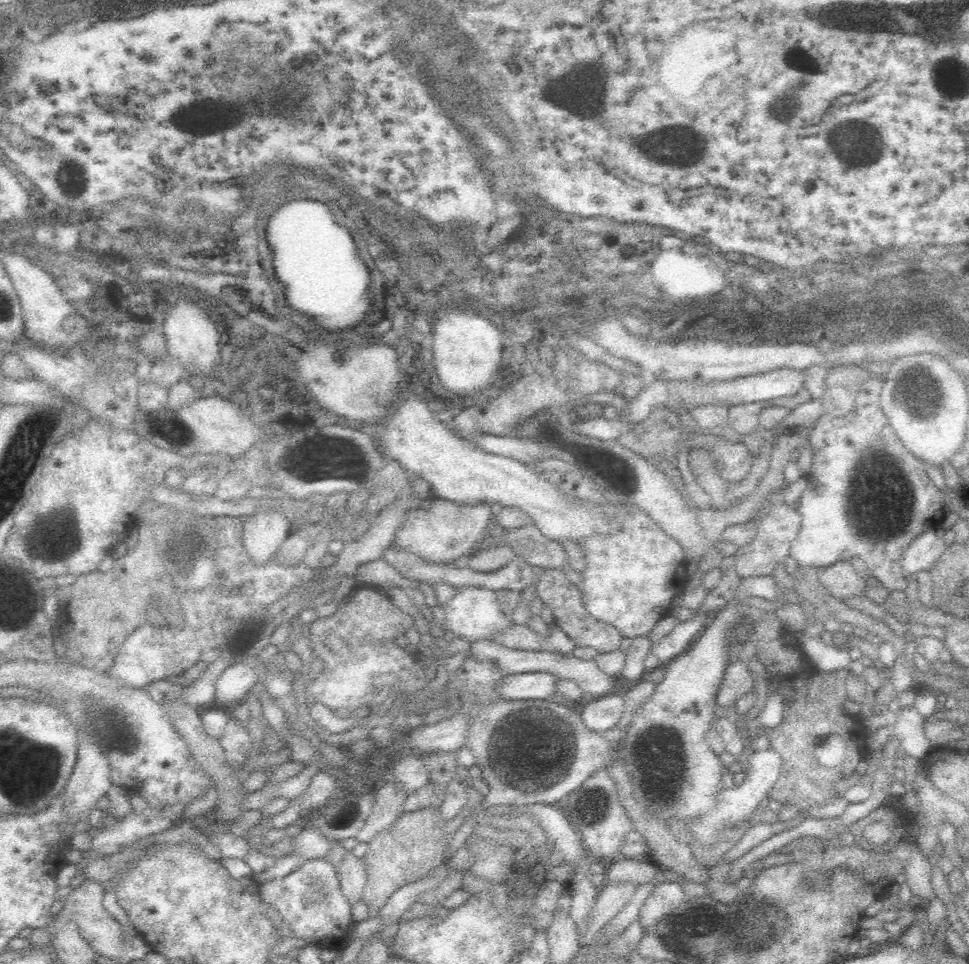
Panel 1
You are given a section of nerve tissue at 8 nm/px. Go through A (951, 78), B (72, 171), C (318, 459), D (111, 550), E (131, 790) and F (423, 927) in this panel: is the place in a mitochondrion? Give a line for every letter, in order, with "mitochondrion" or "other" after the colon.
A: mitochondrion
B: mitochondrion
C: mitochondrion
D: other
E: other
F: other

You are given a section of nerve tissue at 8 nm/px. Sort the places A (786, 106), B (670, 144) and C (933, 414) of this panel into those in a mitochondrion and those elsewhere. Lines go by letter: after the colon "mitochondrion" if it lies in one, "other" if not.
A: mitochondrion
B: mitochondrion
C: mitochondrion

